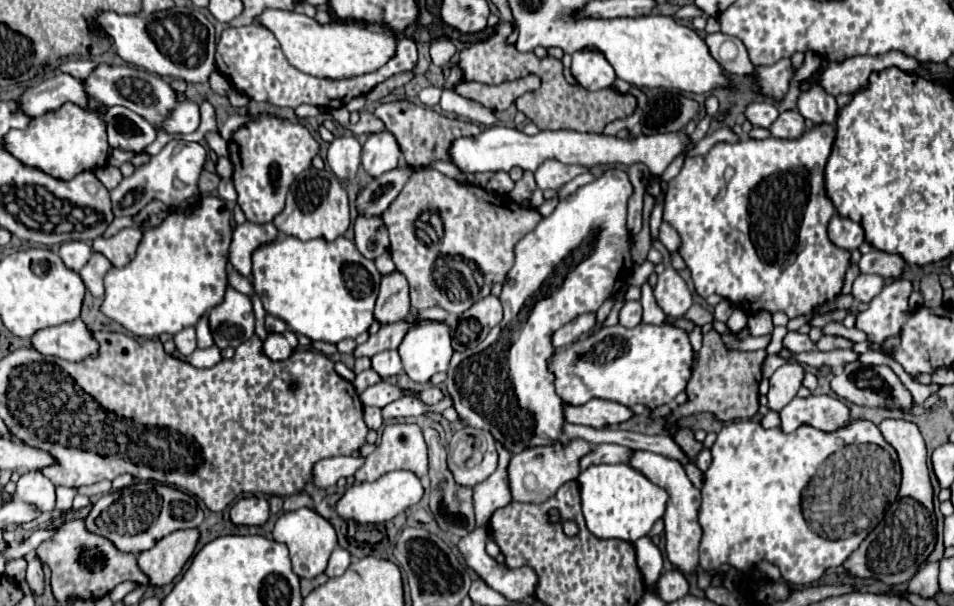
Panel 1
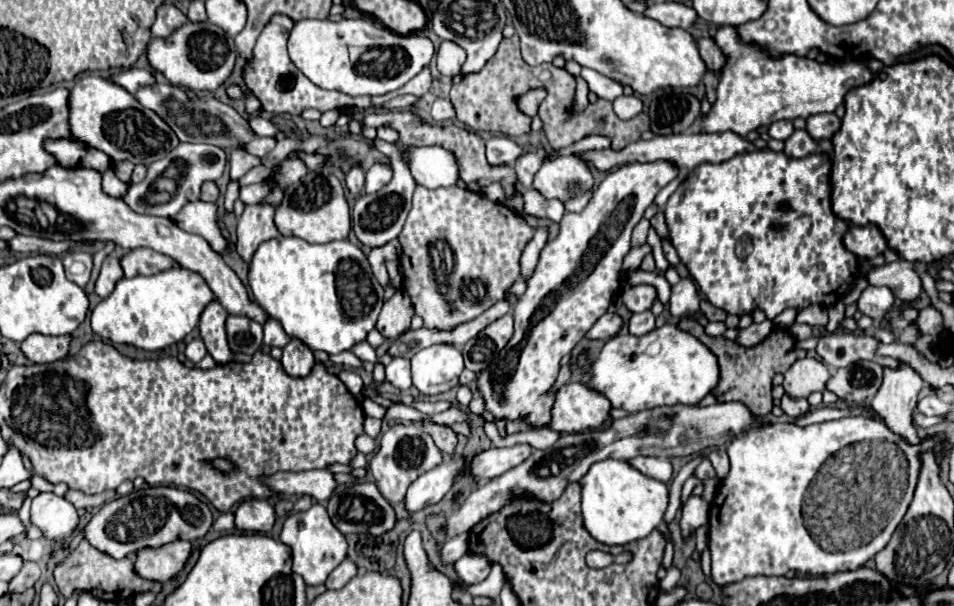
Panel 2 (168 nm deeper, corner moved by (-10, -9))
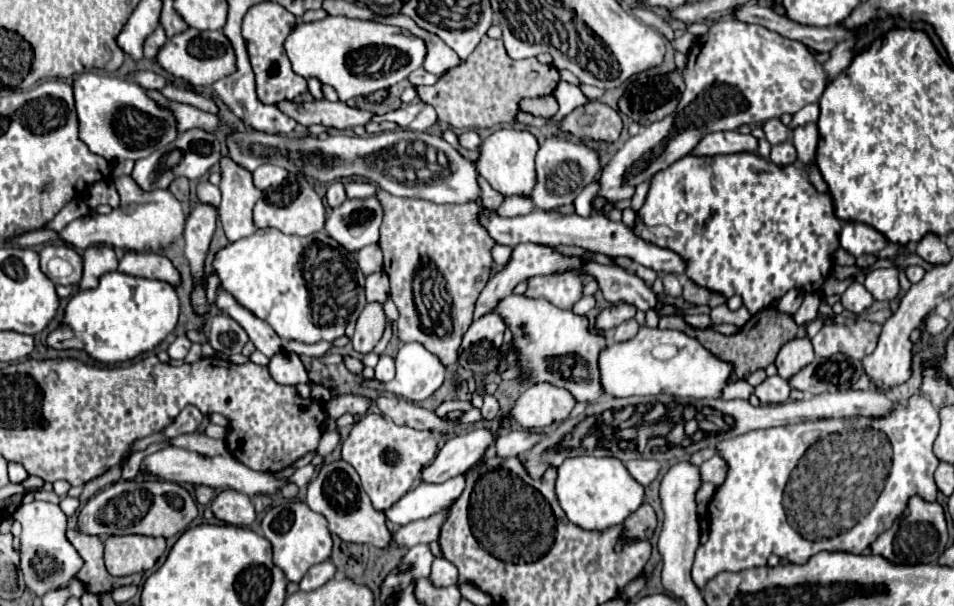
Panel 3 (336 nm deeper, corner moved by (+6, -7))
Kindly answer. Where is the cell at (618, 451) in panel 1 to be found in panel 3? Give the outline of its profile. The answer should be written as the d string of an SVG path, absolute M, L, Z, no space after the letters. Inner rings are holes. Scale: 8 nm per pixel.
M636 459L636 461L628 461L626 469L630 471L630 475L640 483L640 485L650 485L658 471L660 471L660 463L658 461L650 461L650 459Z

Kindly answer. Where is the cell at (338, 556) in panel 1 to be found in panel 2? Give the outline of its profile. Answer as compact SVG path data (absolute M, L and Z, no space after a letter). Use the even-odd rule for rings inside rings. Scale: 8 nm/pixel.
M344 559L326 579L326 587L328 589L342 589L354 575L356 575L356 563L352 559Z

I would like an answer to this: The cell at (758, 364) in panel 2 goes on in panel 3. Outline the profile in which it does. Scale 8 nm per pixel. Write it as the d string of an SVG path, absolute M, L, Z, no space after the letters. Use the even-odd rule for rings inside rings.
M766 307L762 309L760 313L752 315L752 319L734 335L722 335L718 331L714 331L712 327L706 327L706 329L694 329L690 327L682 317L662 317L660 319L660 329L678 329L682 333L686 333L688 337L694 337L698 339L708 351L712 351L714 355L718 355L720 359L724 361L730 361L734 365L734 371L732 371L732 377L730 377L730 383L734 383L736 379L746 379L752 371L758 371L758 369L766 369L770 363L774 363L780 347L784 343L788 343L790 339L796 337L796 321L790 313L782 313L778 311L776 307Z

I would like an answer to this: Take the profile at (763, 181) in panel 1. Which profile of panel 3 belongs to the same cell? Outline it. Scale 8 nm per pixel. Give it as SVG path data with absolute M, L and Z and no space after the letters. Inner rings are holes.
M752 153L716 157L684 155L658 171L650 181L644 205L636 213L634 229L644 241L688 257L686 275L692 281L726 297L740 295L750 313L758 313L794 287L804 293L818 293L830 275L832 253L840 247L840 219L834 215L830 195L818 193L804 169L796 165L782 169ZM680 213L686 217L678 219Z

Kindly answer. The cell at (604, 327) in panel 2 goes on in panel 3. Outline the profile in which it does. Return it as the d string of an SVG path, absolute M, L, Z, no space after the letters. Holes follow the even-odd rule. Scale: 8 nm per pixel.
M616 303L616 305L610 305L608 309L604 309L598 319L596 319L596 327L606 331L610 327L618 327L620 323L632 319L636 315L636 307L634 305L628 305L628 303Z

